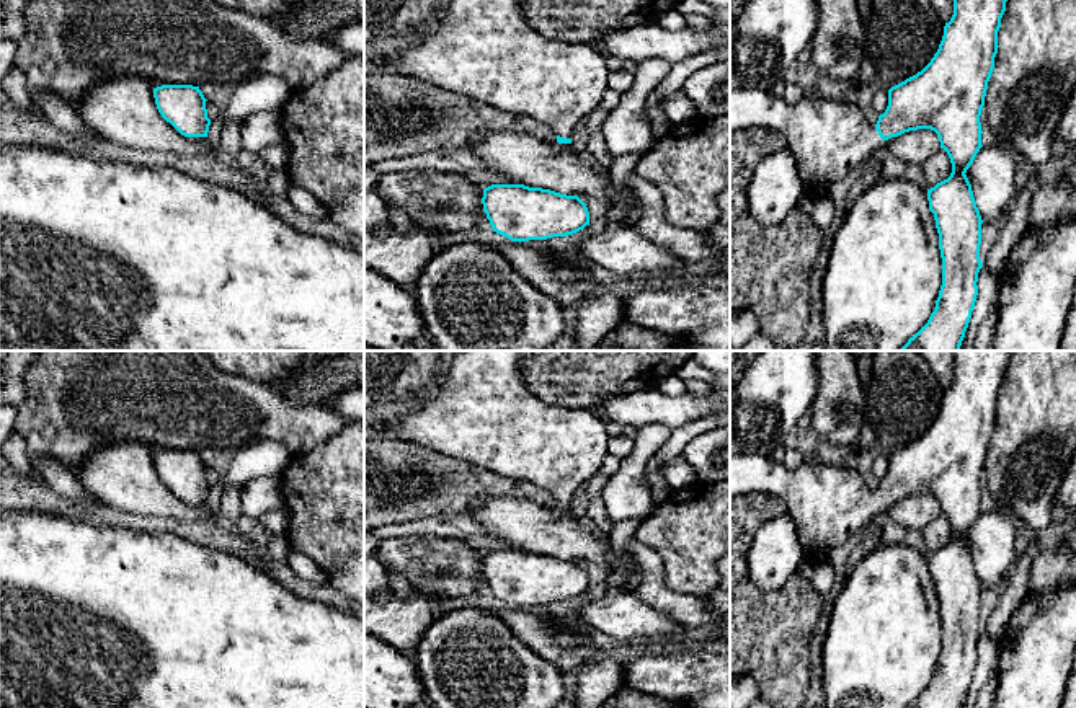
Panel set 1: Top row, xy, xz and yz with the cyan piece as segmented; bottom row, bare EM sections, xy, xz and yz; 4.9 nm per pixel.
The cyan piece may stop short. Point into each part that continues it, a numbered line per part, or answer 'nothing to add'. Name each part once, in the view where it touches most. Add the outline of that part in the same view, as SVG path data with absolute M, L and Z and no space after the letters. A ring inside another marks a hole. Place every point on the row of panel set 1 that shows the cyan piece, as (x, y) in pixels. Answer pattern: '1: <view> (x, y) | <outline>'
1: yz (830, 141) | M730 88L730 132L751 127L767 127L785 137L787 148L798 165L798 175L807 191L825 192L833 183L857 173L867 158L883 145L874 124L852 103L831 101L807 93L795 104L787 103L763 88Z

